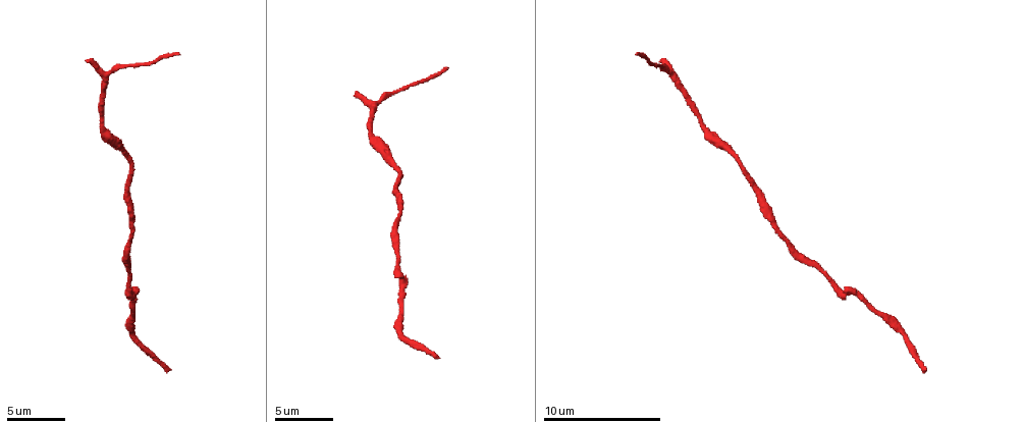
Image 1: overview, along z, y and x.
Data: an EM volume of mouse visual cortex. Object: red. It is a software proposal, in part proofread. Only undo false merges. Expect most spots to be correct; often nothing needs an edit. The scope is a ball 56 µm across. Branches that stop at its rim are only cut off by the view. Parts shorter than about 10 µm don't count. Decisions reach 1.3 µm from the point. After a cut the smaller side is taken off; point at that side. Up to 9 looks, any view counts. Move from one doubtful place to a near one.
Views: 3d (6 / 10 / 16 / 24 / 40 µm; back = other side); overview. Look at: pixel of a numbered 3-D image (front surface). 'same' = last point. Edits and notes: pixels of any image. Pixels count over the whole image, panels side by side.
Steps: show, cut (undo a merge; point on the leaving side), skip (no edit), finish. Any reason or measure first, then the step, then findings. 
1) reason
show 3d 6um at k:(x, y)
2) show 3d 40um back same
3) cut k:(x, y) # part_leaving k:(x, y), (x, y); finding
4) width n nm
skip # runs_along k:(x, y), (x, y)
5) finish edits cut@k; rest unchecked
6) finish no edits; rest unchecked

show 3d 16um at 1:(760, 201)

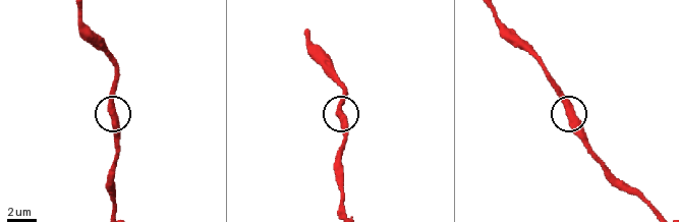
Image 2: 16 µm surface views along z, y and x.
skip # continuous, no second neuron

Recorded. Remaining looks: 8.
calibre changes
show 3d 16um at 1:(132, 313)

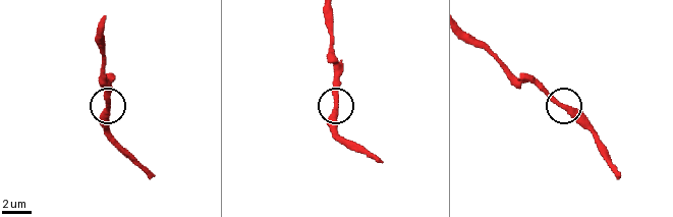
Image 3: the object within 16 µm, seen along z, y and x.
from behind
show 3d 16um back at 3:(563, 107)

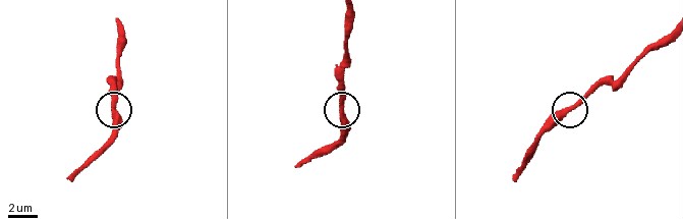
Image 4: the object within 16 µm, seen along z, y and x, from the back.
skip # runs_along 4:(346, 14), (342, 141); one neuron here

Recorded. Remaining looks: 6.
thick turns thin
show 3d 10um at 1:(398, 266)

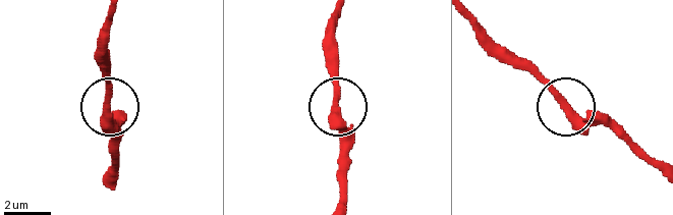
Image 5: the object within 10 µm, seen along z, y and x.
show 3d 10um back at 5:(334, 105)

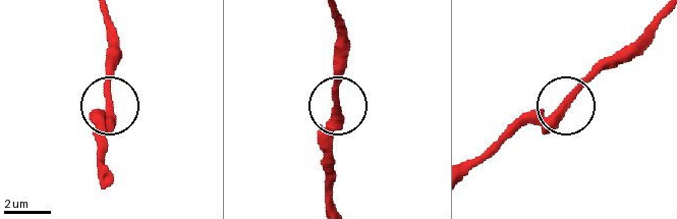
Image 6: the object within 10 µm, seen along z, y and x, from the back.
skip # runs_along 6:(102, 9), (108, 33), (108, 108), (99, 135); continuous, no second neuron

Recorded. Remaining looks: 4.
thick turns thin
show 3d 16um at 1:(107, 132)

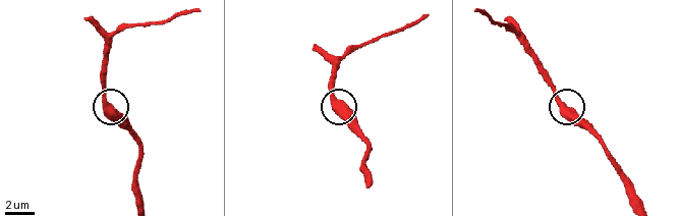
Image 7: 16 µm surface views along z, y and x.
show 3d 16um back at 7:(114, 108)

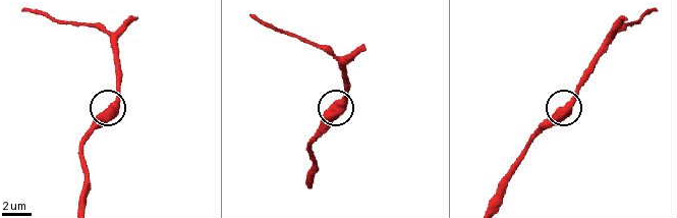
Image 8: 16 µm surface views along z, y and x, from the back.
width 580 nm
skip # runs_along 8:(83, 191), (83, 141), (95, 119), (116, 97), (119, 79); one neuron here

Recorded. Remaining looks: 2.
finish no edits; rest unchecked

